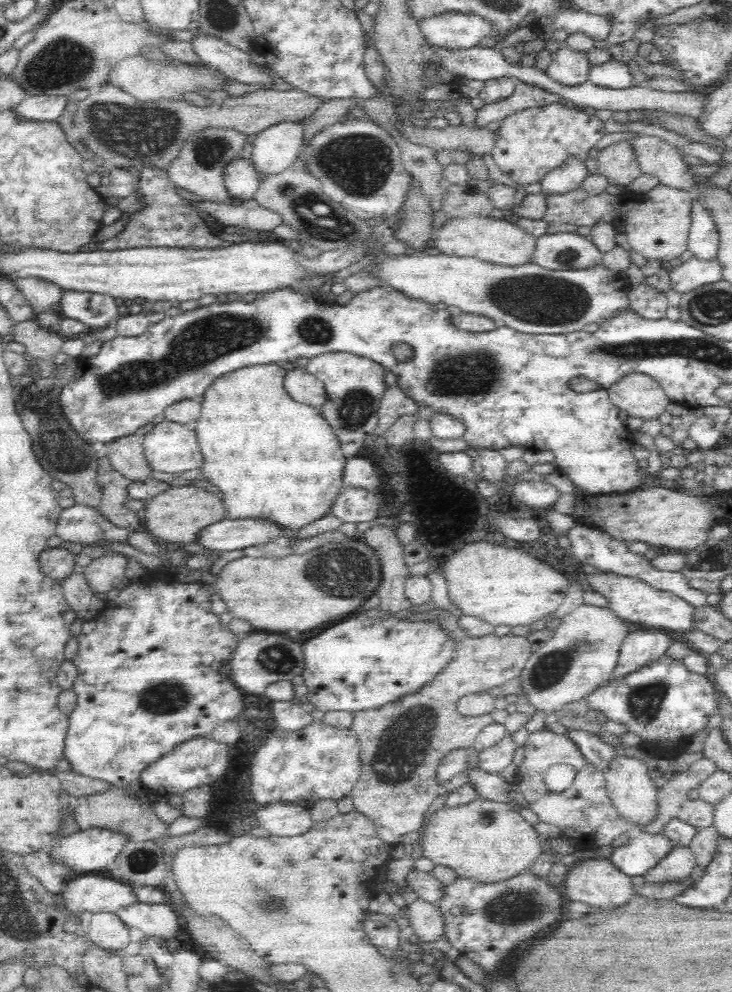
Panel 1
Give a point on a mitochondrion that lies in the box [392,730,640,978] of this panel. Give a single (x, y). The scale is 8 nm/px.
(527, 909)

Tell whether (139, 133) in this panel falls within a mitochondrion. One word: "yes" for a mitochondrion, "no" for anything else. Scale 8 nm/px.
yes

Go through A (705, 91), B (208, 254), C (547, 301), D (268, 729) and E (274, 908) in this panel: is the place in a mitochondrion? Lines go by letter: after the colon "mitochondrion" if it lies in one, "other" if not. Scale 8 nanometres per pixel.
A: other
B: other
C: mitochondrion
D: other
E: mitochondrion

